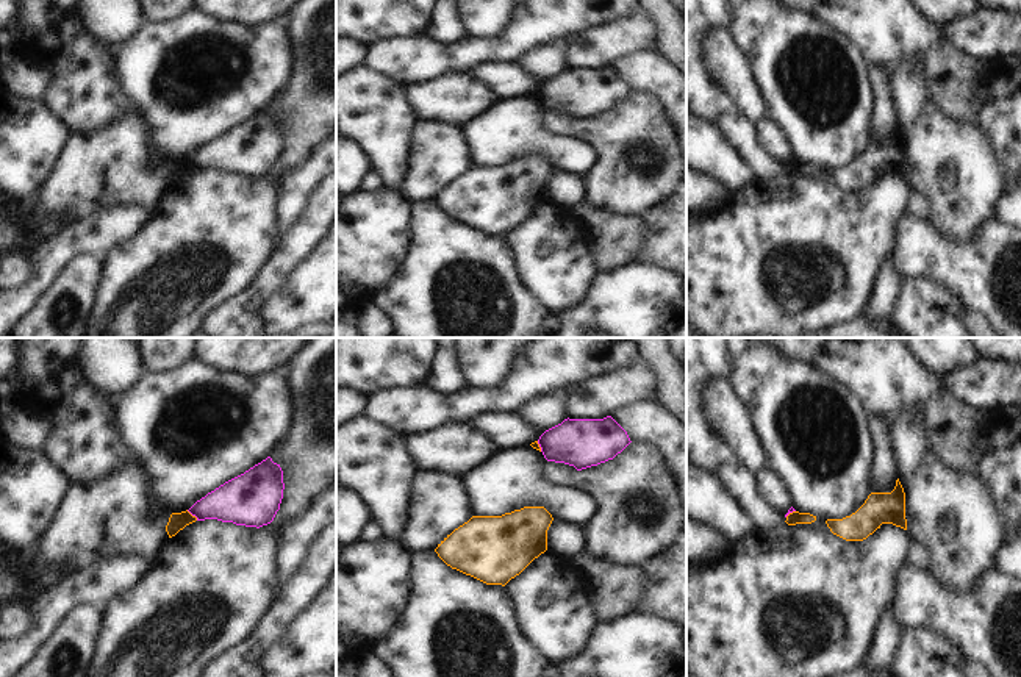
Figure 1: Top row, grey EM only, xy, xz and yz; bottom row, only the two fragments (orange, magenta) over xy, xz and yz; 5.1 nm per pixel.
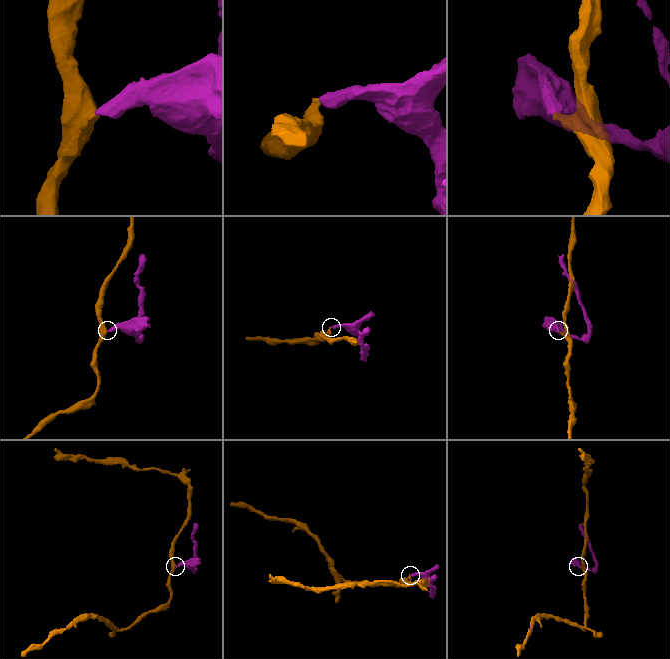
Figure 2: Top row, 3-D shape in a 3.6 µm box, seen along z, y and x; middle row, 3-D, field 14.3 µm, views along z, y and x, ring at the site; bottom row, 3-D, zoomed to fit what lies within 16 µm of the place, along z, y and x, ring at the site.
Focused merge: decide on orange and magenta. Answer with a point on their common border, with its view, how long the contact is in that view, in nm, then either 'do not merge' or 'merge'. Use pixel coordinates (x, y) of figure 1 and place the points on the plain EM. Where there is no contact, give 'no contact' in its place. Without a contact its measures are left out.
xy (191, 164) | 80 nm | do not merge

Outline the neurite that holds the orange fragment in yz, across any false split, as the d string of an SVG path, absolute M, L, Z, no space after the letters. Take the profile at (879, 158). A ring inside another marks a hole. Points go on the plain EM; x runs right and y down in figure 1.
M899 131L891 142L871 142L865 153L851 166L826 170L830 181L846 191L863 191L882 174L907 180L905 142Z

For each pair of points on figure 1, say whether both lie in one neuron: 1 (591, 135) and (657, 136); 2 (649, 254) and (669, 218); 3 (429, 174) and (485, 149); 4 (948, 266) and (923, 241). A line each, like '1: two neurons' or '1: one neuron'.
1: one neuron
2: one neuron
3: two neurons
4: one neuron

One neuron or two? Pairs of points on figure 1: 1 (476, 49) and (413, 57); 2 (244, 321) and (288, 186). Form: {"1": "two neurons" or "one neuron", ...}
{"1": "one neuron", "2": "two neurons"}

